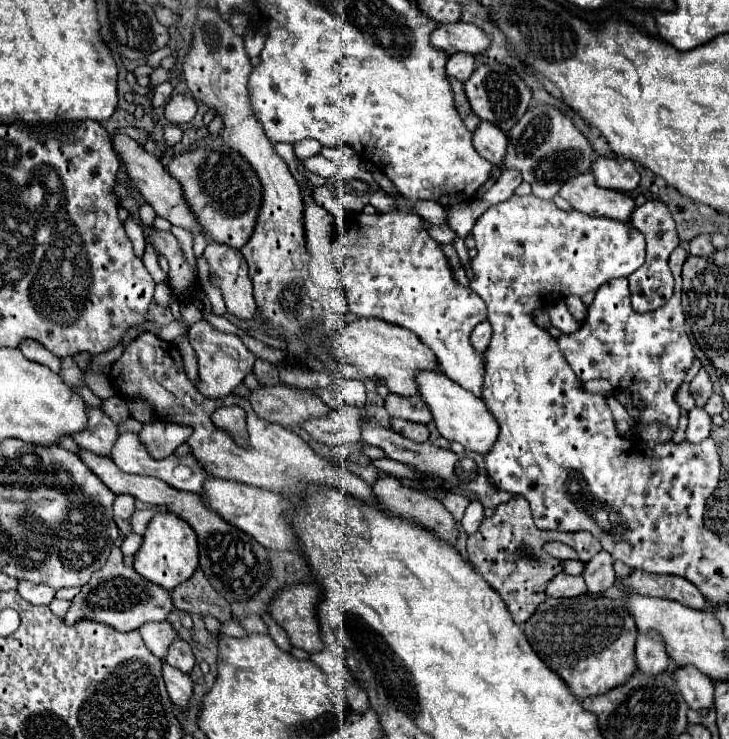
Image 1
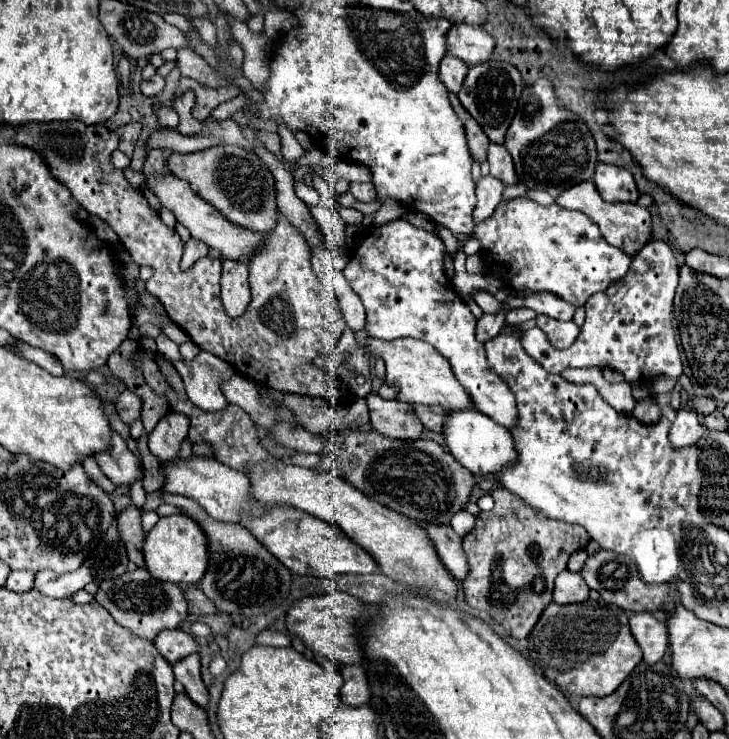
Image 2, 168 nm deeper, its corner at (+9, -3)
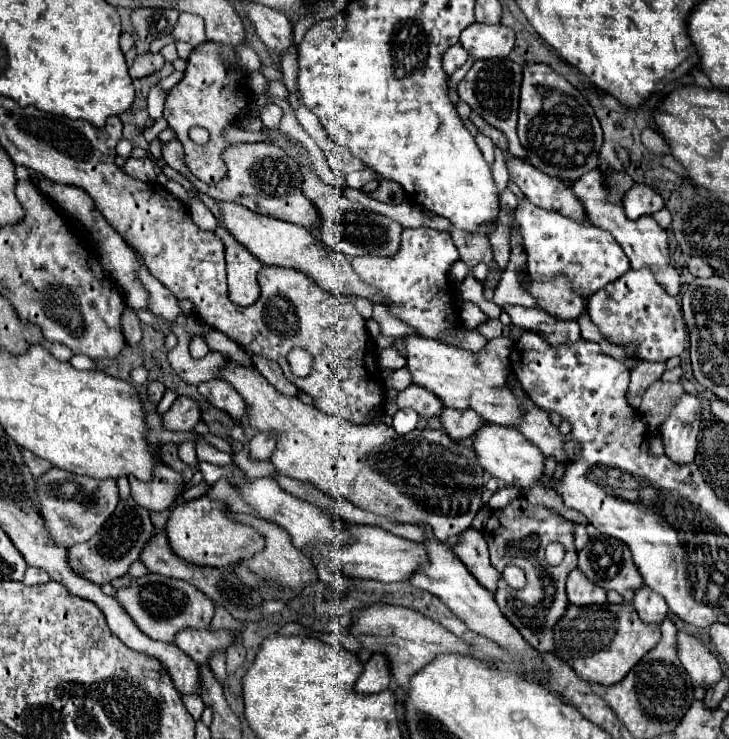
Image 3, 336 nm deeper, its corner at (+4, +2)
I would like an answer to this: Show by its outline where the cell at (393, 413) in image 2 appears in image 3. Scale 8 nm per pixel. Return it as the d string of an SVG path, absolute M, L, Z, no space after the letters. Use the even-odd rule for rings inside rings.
M411 384L409 388L405 388L403 392L399 392L399 396L393 398L397 408L403 410L403 408L413 408L421 420L429 420L433 418L435 414L439 414L439 410L443 408L441 400L431 394L429 390L425 388L419 388L415 384Z

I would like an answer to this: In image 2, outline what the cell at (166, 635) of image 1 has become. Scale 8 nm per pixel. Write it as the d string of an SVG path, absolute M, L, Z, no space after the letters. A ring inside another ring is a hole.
M166 629L164 633L160 633L160 637L154 639L154 645L158 645L160 653L174 665L176 661L192 655L192 653L198 653L200 651L200 645L196 643L196 639L182 631L182 629Z

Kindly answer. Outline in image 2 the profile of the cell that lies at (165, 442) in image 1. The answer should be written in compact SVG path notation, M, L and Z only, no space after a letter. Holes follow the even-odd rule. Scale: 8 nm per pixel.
M168 411L158 421L158 425L154 427L154 431L148 437L150 451L160 461L174 461L174 459L178 459L178 451L180 451L182 441L188 435L188 427L190 427L190 419L186 415Z

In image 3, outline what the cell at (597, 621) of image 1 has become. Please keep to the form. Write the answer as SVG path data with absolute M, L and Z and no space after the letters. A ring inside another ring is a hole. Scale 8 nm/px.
M569 604L559 624L553 628L555 654L565 660L581 680L611 686L625 678L625 674L659 642L661 632L643 624L631 604L605 606L575 606Z

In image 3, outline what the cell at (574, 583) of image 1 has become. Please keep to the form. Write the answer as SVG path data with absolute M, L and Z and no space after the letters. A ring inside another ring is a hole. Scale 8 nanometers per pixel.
M575 568L569 578L567 578L567 596L571 604L577 606L589 606L589 604L605 604L605 590L597 588L593 582L585 580L585 576L581 576L581 570Z

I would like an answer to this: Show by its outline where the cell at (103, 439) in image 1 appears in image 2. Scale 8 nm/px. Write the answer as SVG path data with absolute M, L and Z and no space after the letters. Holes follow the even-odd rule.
M118 433L112 437L112 451L102 453L96 461L104 475L116 485L132 485L144 477L142 459L128 449L126 441Z

